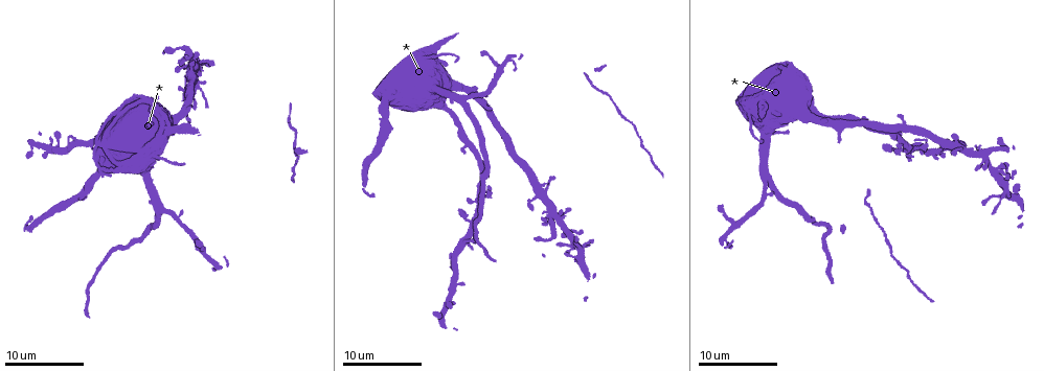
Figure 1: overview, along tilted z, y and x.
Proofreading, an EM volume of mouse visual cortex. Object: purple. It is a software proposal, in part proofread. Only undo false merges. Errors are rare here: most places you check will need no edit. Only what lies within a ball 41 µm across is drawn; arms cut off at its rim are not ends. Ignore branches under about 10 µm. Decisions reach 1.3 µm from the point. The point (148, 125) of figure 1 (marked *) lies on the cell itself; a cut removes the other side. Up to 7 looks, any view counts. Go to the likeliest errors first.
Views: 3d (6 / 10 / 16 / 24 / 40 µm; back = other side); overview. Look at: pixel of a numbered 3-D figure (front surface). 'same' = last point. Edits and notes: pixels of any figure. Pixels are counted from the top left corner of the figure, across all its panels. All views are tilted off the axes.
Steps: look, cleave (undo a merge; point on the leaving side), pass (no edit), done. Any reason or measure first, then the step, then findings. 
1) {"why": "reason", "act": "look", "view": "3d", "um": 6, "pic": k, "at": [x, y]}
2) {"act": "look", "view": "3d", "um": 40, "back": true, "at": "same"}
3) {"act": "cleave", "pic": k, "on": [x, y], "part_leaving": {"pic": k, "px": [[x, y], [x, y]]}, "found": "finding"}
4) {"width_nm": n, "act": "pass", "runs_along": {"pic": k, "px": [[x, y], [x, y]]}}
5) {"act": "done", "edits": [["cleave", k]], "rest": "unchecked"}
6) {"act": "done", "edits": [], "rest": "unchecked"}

{"act": "look", "view": "3d", "um": 10, "pic": 1, "at": [495, 117]}

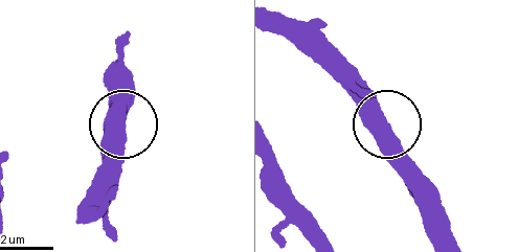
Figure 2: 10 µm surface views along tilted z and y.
{"side_arm_um": 33, "act": "pass", "found": "continuous, no second cell"}

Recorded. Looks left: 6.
{"act": "look", "view": "3d", "um": 16, "pic": 1, "at": [163, 210]}

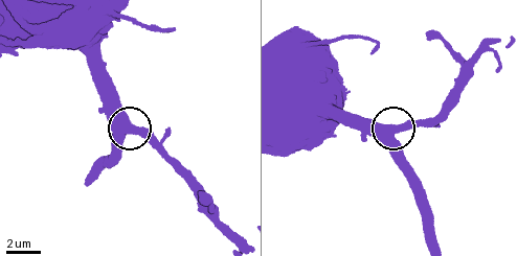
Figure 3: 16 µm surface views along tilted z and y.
{"act": "pass", "found": "one cell here"}

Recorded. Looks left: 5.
{"why": "three-way junction", "act": "look", "view": "3d", "um": 10, "pic": 1, "at": [937, 150]}

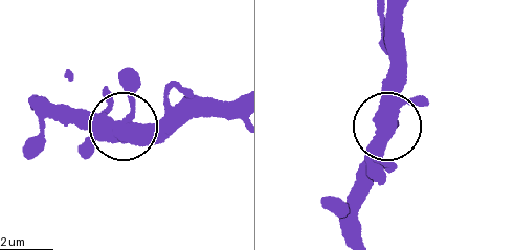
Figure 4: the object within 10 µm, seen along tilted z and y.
{"act": "pass", "found": "one cell here"}

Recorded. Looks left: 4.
{"act": "done", "edits": [], "rest": "unchecked"}

